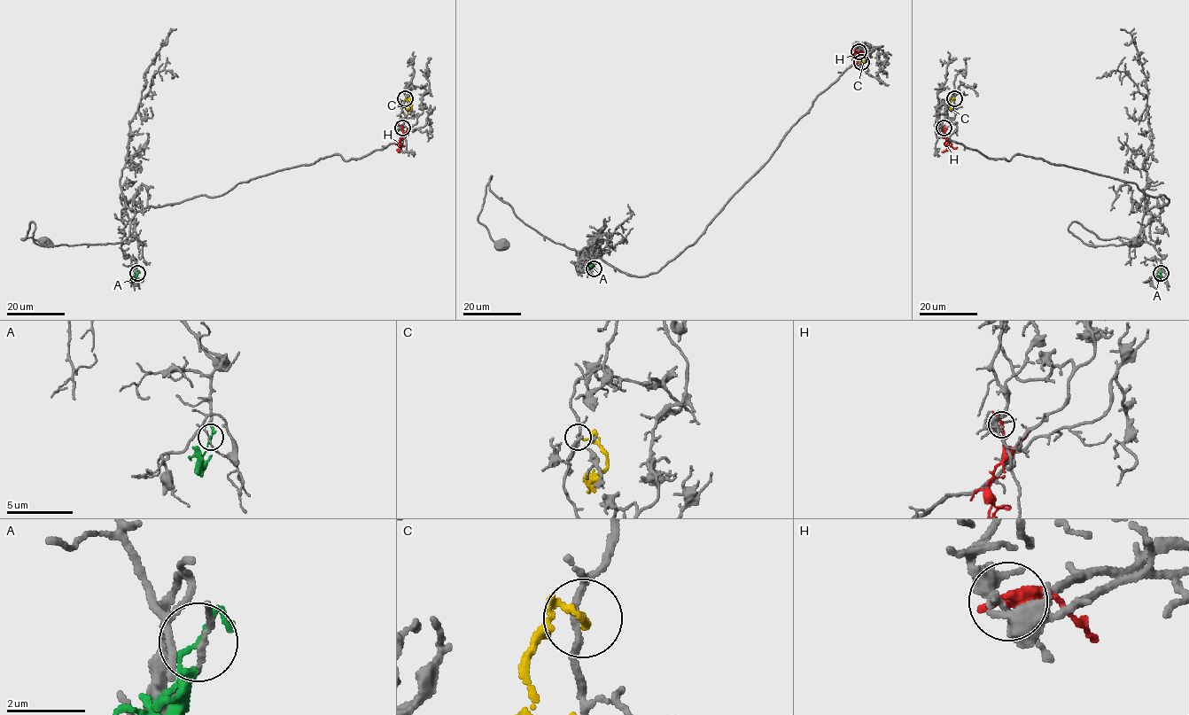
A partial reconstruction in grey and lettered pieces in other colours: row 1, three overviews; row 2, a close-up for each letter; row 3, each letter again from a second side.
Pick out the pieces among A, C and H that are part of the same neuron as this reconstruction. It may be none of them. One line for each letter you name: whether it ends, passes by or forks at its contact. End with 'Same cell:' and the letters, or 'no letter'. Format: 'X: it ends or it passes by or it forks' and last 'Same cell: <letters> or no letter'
Same cell: no letter

